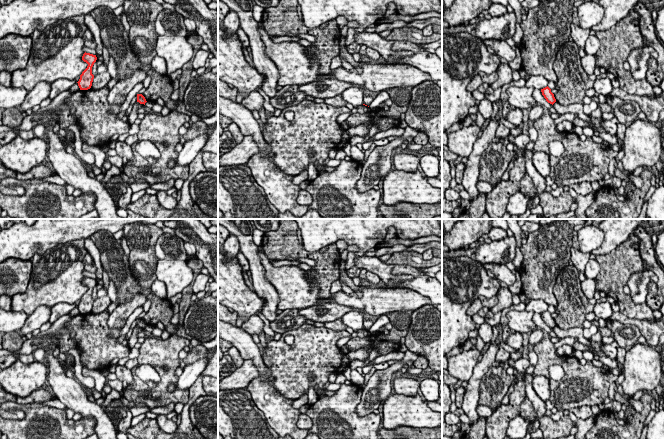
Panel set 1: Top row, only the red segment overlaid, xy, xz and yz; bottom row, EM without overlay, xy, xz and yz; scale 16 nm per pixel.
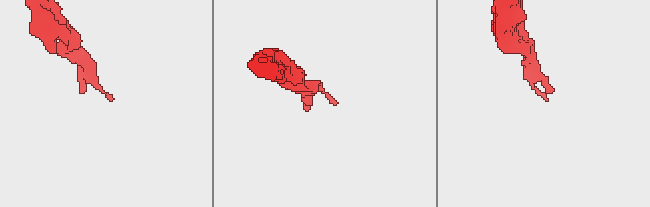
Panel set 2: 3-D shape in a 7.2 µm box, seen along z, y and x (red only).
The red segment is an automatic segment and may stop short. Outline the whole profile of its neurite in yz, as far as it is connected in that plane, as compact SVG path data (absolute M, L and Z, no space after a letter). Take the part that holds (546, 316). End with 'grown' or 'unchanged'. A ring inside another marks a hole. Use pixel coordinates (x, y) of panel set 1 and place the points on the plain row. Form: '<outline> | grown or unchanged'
M548 310L541 313L541 316L548 327L553 329L556 326L554 318L551 316L551 313Z | unchanged

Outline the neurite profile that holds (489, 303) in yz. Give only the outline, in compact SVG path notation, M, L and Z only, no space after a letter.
M497 294L492 296L491 298L486 298L484 296L479 296L478 298L481 300L483 307L488 308L489 310L498 303Z

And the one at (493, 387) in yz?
M491 366L481 379L478 404L495 411L507 394L507 381L513 379L514 375L509 375L502 367Z

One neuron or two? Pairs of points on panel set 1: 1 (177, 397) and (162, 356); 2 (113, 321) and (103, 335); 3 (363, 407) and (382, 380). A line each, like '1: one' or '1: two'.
1: one
2: two
3: one

